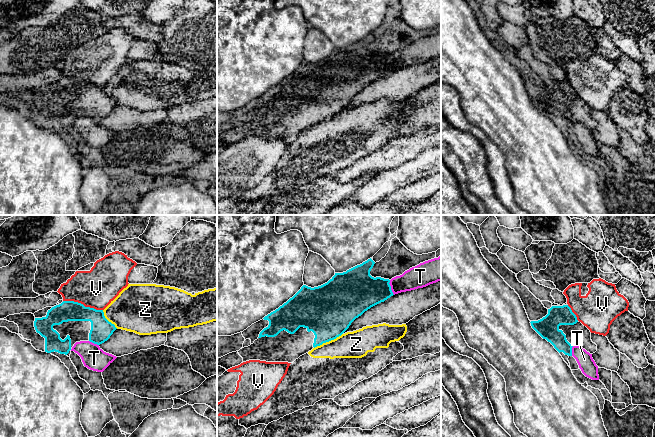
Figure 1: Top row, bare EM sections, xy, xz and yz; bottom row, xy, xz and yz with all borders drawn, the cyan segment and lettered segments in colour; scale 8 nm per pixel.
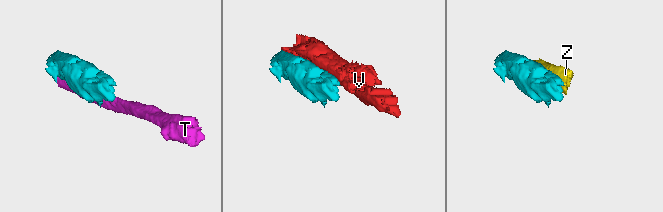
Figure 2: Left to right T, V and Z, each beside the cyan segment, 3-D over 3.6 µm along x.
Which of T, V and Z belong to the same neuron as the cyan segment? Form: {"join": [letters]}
{"join": []}

